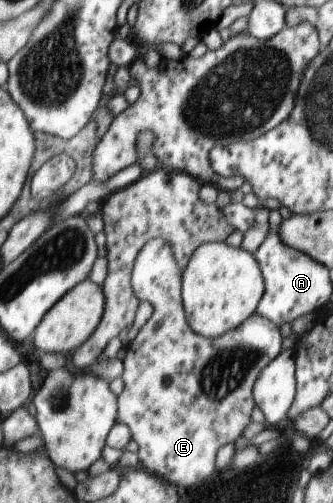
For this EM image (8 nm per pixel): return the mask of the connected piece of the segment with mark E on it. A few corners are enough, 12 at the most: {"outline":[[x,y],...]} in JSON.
{"outline":[[157,237],[132,267],[152,315],[121,357],[117,421],[142,469],[214,471],[280,353],[253,314],[210,339]]}

